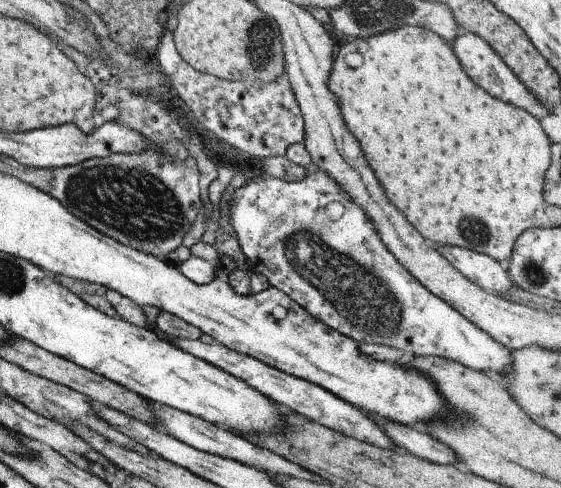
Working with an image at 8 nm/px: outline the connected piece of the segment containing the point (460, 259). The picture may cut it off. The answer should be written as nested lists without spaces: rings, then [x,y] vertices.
[[[435,244],[434,248],[459,274],[485,292],[500,296],[513,285],[507,271],[485,253],[455,245]]]

